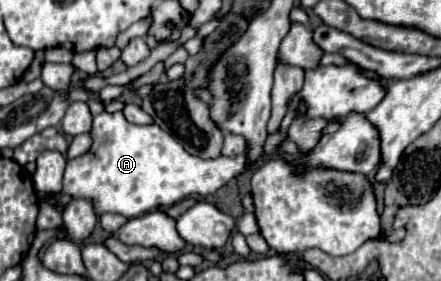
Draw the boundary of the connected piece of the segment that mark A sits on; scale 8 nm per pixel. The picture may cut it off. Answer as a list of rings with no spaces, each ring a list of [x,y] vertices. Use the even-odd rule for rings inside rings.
[[[122,112],[94,116],[90,136],[90,150],[66,164],[64,192],[72,198],[90,200],[98,216],[114,212],[124,218],[136,218],[154,208],[168,208],[190,194],[214,194],[230,178],[250,168],[246,154],[236,158],[220,156],[216,160],[192,156],[160,126],[130,124]]]

